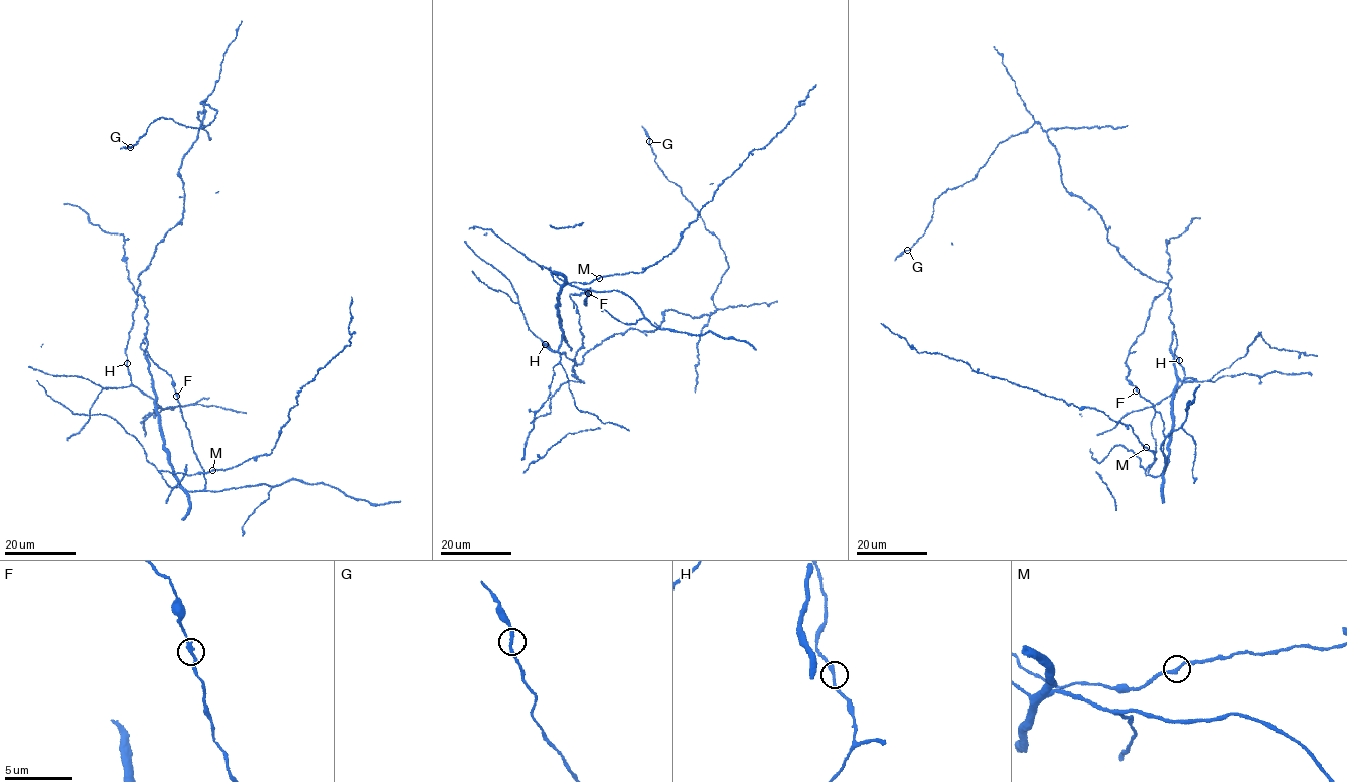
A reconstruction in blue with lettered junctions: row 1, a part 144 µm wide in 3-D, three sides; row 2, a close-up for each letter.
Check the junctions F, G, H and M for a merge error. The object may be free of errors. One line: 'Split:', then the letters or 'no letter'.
Split: no letter

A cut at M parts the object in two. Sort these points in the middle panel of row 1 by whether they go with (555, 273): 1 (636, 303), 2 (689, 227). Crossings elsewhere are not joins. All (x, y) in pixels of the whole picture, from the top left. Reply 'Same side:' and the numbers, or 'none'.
Same side: 1

